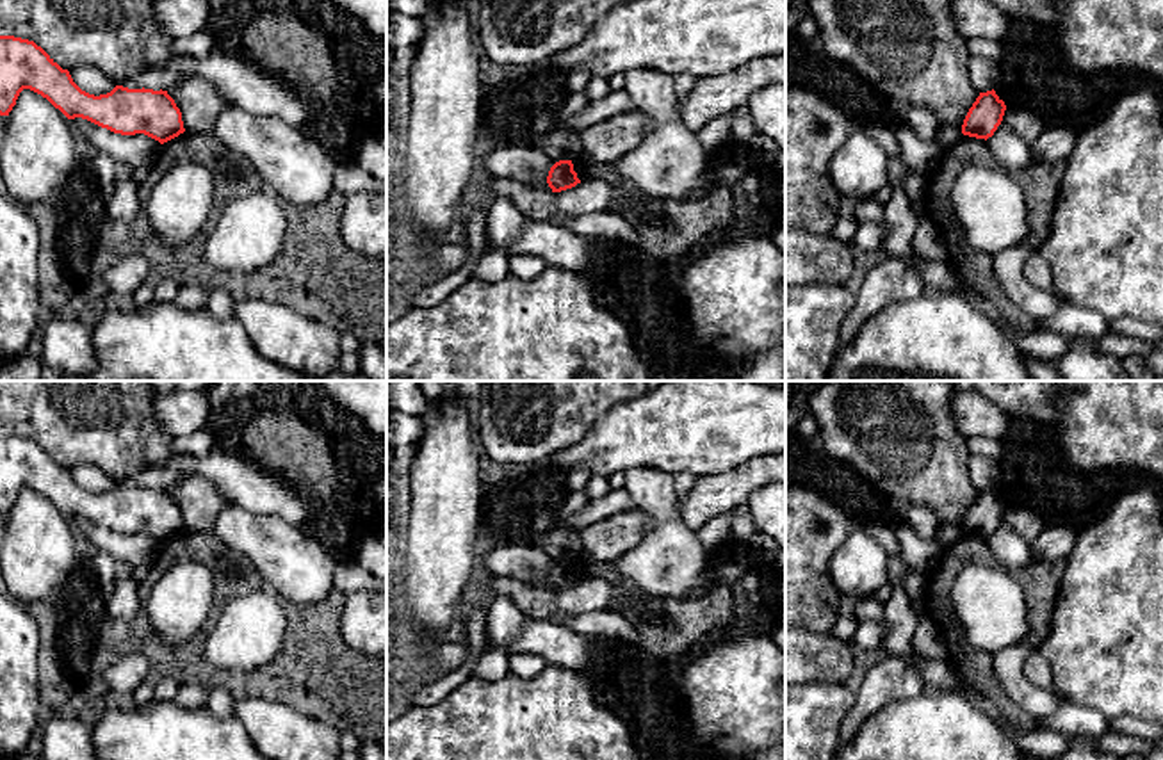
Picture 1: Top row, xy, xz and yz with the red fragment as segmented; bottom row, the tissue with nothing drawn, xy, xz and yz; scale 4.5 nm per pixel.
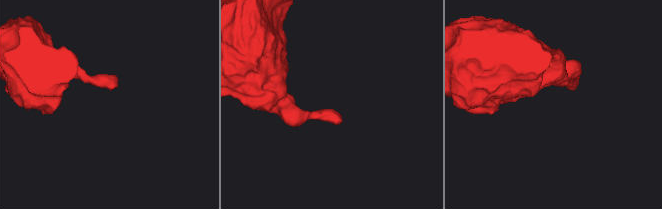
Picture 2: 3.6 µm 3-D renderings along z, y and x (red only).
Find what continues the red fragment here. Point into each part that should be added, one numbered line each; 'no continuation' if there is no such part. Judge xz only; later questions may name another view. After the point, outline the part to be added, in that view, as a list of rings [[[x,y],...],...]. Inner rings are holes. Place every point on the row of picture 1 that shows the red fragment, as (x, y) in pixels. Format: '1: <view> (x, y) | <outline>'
no continuation

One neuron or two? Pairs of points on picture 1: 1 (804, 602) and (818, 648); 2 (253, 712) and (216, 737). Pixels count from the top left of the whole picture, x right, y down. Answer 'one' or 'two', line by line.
1: two
2: two

